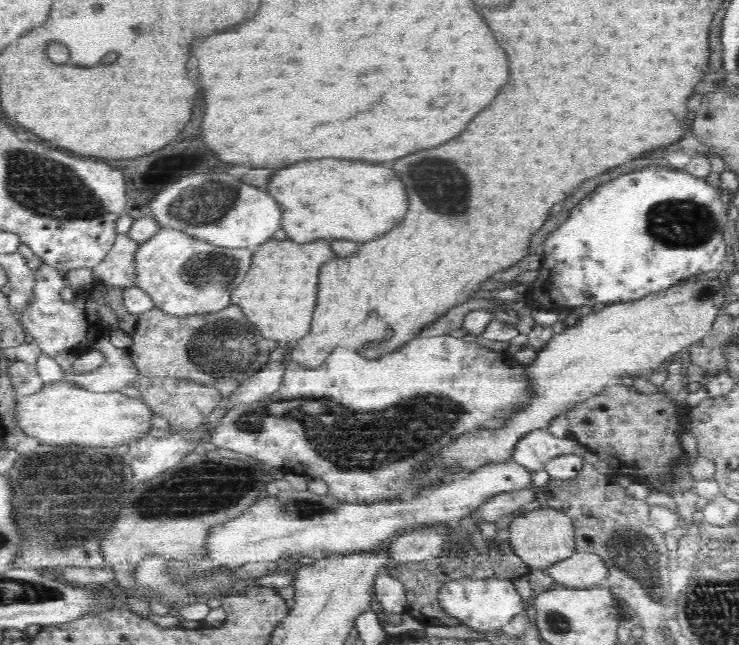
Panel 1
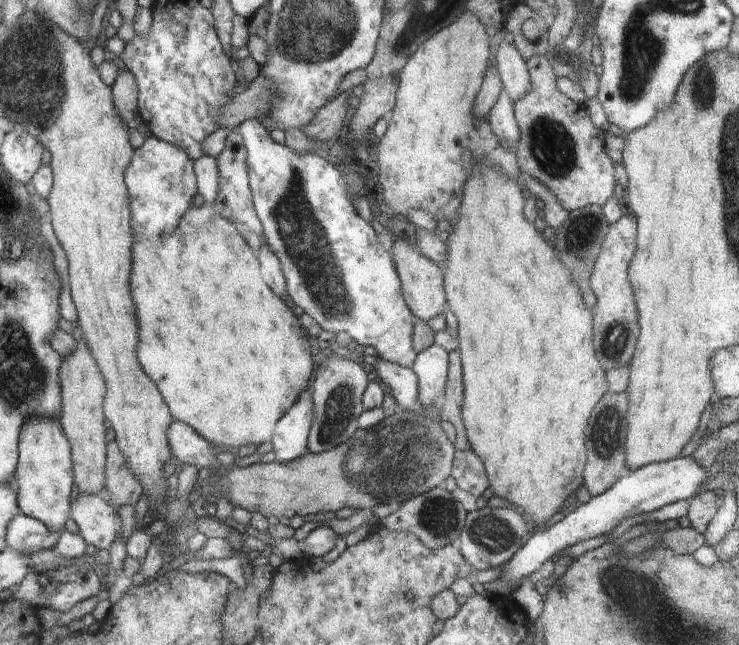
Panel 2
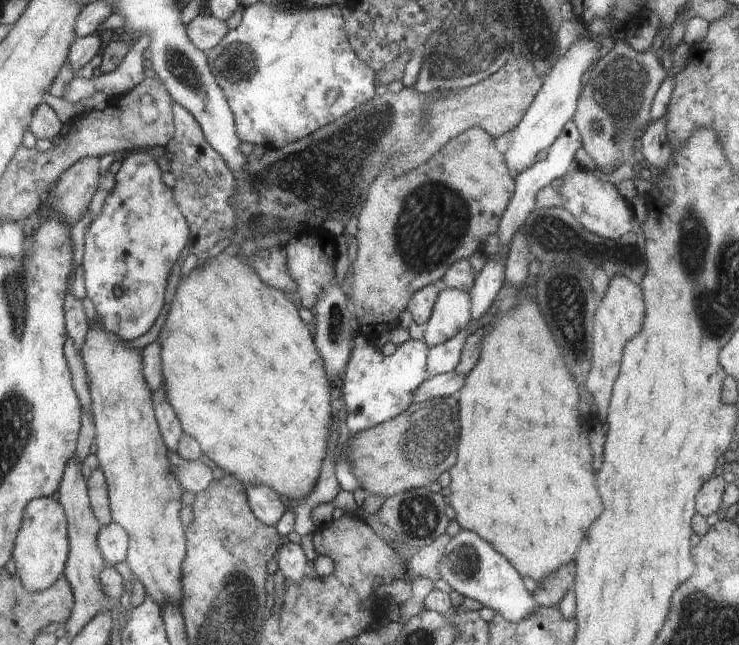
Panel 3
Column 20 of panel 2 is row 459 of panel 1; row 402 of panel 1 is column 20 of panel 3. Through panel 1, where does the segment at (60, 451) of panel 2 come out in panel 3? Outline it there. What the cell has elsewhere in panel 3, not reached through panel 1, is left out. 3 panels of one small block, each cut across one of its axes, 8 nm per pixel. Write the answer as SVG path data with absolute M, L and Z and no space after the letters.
M52 496L38 497L30 502L25 523L13 554L17 573L29 591L42 592L56 584L67 572L71 553L69 516L60 500Z

